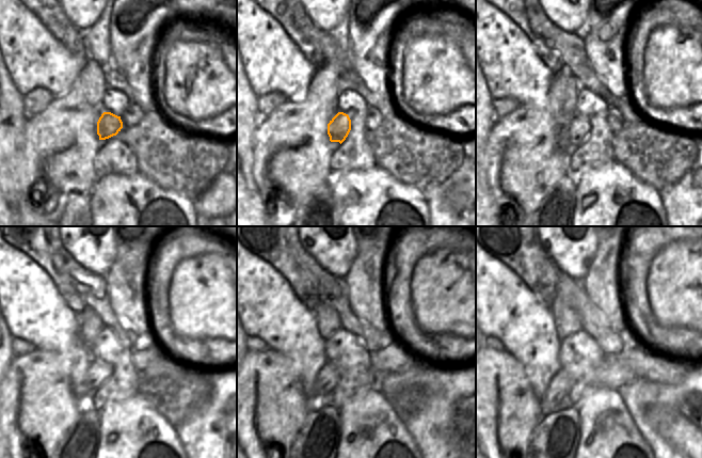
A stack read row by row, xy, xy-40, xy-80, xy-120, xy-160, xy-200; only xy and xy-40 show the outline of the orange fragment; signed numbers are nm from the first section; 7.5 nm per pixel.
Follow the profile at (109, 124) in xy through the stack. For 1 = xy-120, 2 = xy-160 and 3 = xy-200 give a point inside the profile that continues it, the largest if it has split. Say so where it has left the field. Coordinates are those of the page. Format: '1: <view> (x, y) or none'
1: xy-120 (98, 372)
2: xy-160 (328, 377)
3: xy-200 (560, 383)

